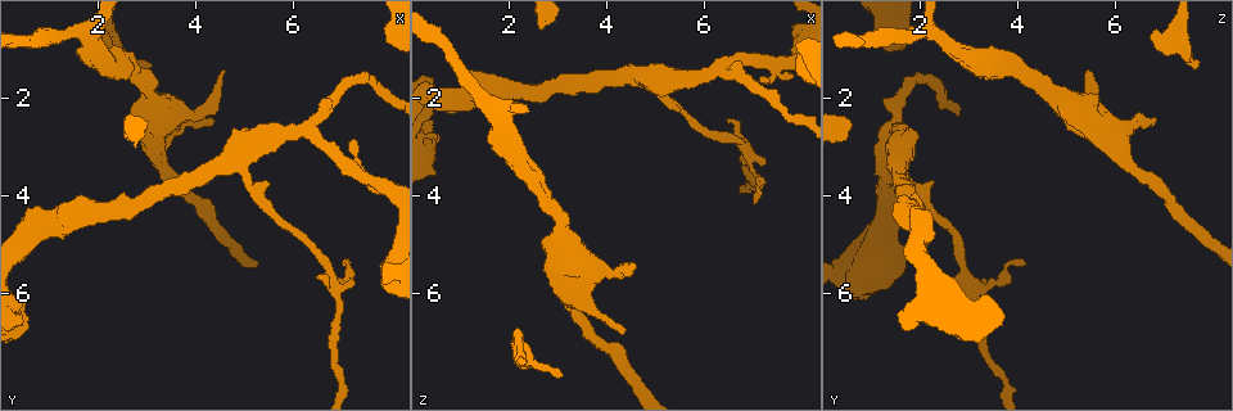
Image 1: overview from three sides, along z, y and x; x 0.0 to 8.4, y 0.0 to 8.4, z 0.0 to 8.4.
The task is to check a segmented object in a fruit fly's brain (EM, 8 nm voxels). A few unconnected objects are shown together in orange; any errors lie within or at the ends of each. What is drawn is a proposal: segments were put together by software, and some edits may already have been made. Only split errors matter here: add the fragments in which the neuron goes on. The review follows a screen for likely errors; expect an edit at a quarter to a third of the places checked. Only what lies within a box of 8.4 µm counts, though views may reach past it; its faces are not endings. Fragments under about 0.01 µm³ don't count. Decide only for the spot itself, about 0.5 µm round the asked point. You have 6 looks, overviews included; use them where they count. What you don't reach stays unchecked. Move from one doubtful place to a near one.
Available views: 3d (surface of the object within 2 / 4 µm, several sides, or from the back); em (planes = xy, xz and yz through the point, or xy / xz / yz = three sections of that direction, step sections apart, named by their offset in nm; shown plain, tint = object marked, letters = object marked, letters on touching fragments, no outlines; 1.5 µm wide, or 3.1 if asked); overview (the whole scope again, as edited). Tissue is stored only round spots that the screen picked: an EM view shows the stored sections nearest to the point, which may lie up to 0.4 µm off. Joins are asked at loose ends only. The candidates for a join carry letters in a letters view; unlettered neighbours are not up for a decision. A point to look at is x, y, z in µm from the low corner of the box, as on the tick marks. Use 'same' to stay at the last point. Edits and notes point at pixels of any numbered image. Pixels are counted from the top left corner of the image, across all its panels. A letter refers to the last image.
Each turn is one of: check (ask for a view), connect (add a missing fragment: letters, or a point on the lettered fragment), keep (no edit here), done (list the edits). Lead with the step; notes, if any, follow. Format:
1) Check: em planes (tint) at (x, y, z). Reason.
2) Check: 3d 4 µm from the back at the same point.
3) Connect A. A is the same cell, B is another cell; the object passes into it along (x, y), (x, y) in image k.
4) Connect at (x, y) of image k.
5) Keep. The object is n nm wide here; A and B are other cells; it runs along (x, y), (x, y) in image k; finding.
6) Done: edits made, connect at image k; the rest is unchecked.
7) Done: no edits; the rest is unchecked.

Check: em planes (letters) at (4.60, 1.45, 5.35).

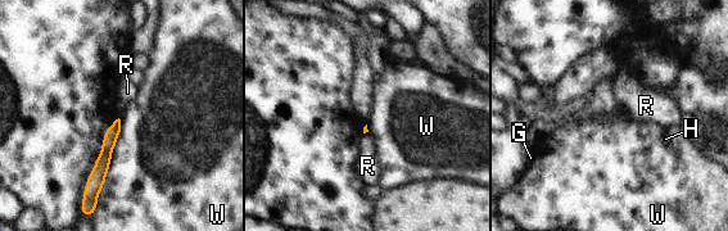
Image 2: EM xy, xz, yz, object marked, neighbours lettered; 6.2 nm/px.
Keep. G, H, R and W are other cells; a border runs along (120, 118), (120, 135), (96, 203) in image 2; none of them fits.

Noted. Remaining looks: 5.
Check: 3d 2 µm at (3.05, 1.35, 7.65). Free end.

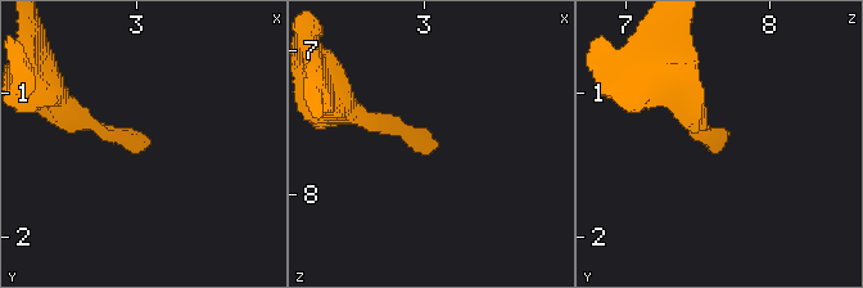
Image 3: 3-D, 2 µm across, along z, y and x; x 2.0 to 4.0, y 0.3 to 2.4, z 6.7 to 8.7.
Check: em planes (letters) at (3.04, 1.38, 7.68).

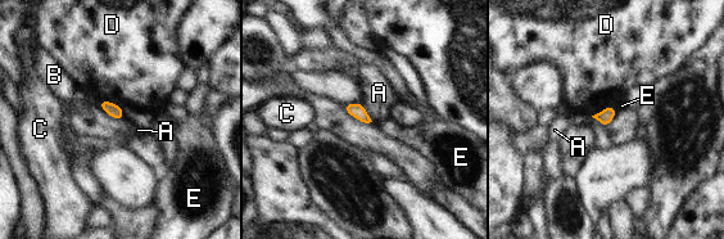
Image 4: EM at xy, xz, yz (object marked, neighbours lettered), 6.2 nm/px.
Keep. A, B, C, D and E are other cells; a border runs along (361, 103), (372, 121) in image 4; none of them fits.

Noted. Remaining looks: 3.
Check: 3d 4 µm at (7.20, 5.70, 3.35). An open end.

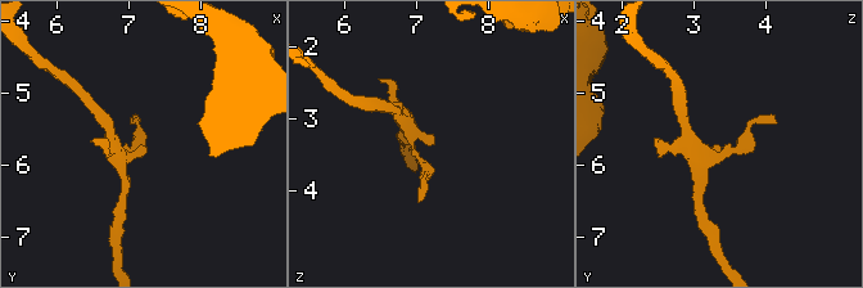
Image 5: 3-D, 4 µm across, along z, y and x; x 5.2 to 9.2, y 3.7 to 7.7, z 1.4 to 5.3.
Check: em planes (tint) at (7.20, 5.75, 3.35).

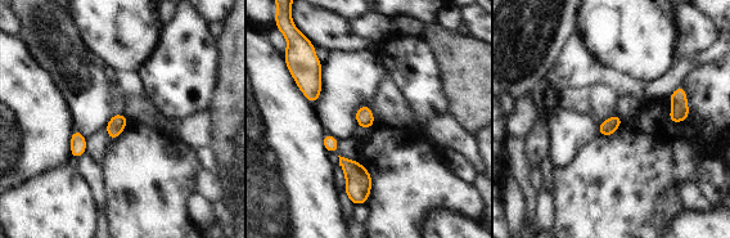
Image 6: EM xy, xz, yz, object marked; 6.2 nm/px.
Check: em planes (letters) at the same point. What lies round it.

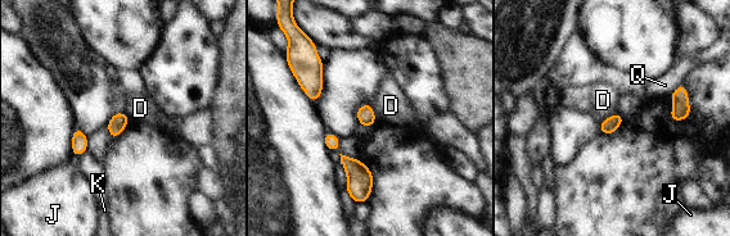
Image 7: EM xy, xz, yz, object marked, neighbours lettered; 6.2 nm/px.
Keep. D, J, K and Q are other cells; a border runs along (621, 113), (613, 113), (599, 123) in image 7; no lettered fragment goes on from it.

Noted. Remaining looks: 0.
Done: no edits; the rest is unchecked.

